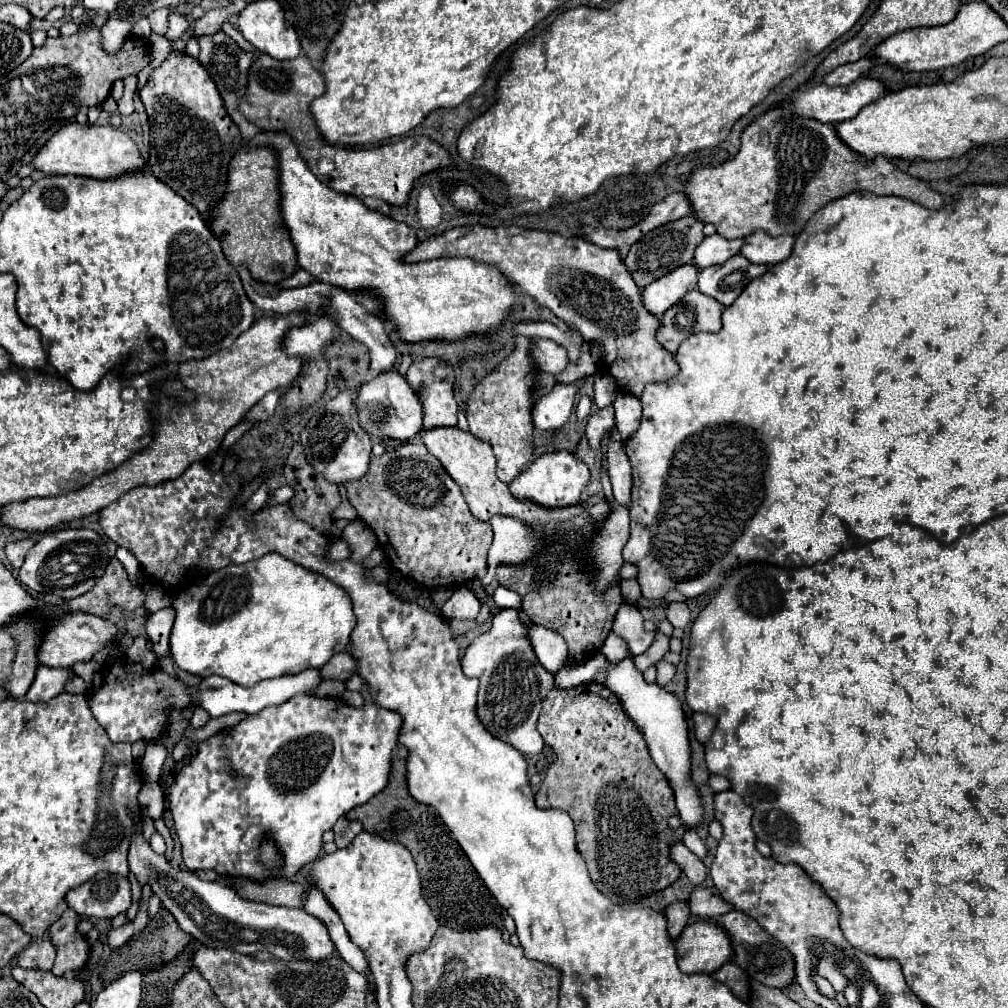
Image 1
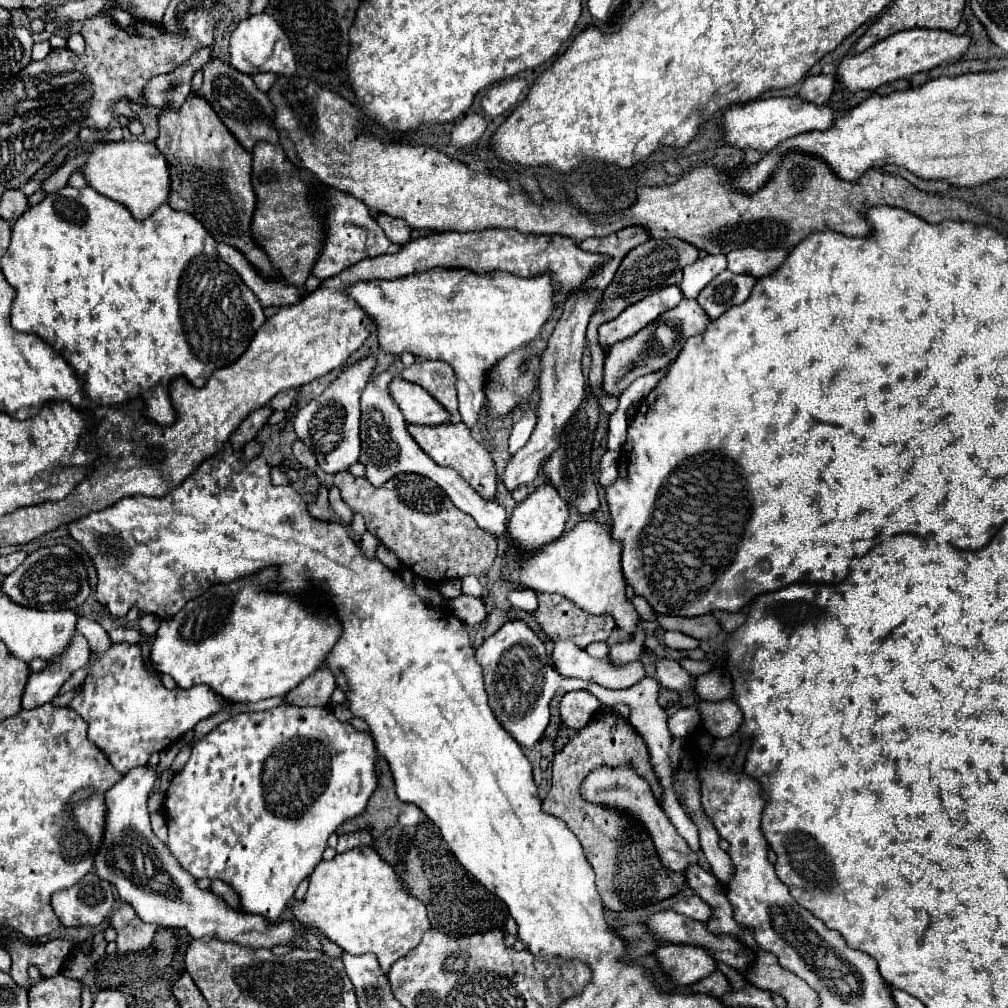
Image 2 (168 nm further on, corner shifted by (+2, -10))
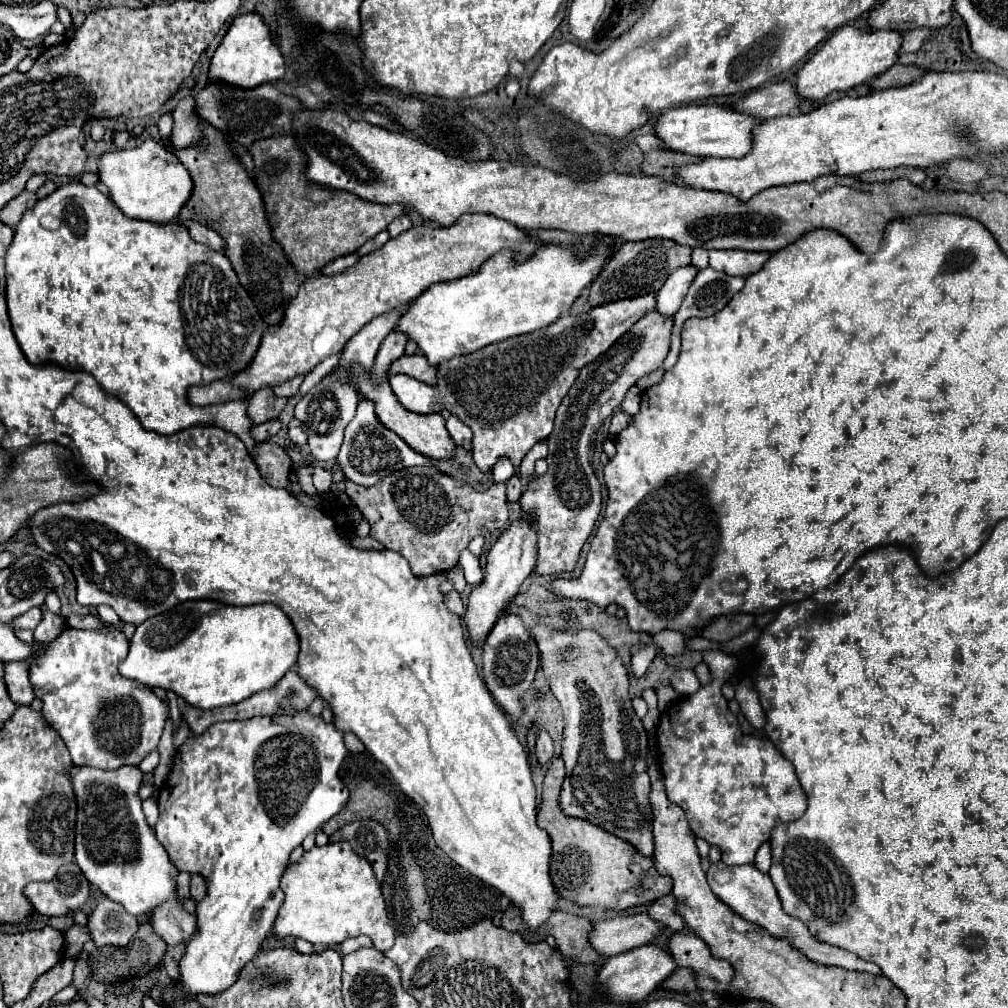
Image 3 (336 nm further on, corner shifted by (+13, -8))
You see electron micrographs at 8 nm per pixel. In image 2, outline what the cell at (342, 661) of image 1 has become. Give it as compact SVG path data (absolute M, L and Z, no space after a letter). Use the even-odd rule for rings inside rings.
M327 667L317 669L313 675L305 677L293 691L283 695L285 705L297 705L297 707L307 707L307 705L327 705L331 693L335 691L335 677Z

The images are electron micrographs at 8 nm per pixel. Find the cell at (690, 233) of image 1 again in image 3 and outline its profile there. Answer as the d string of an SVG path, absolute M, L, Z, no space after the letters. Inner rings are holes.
M648 239L648 241L636 241L636 243L622 243L622 247L610 257L606 267L602 269L600 277L590 285L590 291L588 291L590 307L606 305L618 299L626 299L626 297L658 293L674 269L690 263L690 253L692 253L690 247L678 245L670 239Z

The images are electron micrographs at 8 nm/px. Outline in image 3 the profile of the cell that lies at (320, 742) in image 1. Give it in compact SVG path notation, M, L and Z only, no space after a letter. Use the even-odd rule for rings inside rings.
M308 711L222 721L202 735L188 737L184 745L178 747L172 773L156 799L160 819L154 831L178 871L206 877L208 893L196 909L198 933L186 945L186 953L180 961L182 989L180 993L166 993L166 1001L180 1003L184 995L228 989L236 981L242 965L258 953L284 901L280 879L290 865L290 853L300 847L310 833L316 833L322 823L338 815L348 801L348 787L338 775L346 755L348 749L342 731L336 729L334 723L326 723L320 715Z

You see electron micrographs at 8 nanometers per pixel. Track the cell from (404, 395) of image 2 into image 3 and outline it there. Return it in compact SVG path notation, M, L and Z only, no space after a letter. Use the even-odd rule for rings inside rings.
M648 293L594 307L578 317L566 315L534 333L488 345L486 349L478 349L478 353L470 353L470 357L444 361L438 367L436 387L426 387L426 383L408 375L390 375L390 387L400 405L412 413L428 415L440 413L442 409L458 409L462 421L472 423L470 413L474 409L472 457L484 473L502 455L514 465L520 465L526 451L550 435L554 413L580 369L616 343L616 339L654 307L656 293Z

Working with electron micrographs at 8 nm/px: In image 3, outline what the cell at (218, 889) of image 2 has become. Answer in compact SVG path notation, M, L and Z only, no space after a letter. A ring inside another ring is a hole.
M192 875L190 895L192 895L194 901L202 901L206 897L206 881L204 881L202 875Z

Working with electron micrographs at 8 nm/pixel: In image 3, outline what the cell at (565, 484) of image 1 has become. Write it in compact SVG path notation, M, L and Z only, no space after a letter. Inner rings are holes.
M528 513L522 515L520 519L514 519L510 527L506 527L498 537L498 541L490 547L486 557L488 563L484 581L472 591L466 609L466 625L474 643L476 641L482 643L486 639L486 635L490 633L490 629L498 619L498 613L504 609L504 603L518 593L522 581L532 573L536 563L536 553L538 553L538 523L534 523L534 519Z

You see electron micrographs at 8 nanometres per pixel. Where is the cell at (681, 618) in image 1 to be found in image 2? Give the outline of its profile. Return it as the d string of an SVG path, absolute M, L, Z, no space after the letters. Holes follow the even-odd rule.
M667 631L665 633L665 647L677 649L677 651L681 651L681 649L697 649L699 647L699 641L695 641L693 637L675 633L675 631Z

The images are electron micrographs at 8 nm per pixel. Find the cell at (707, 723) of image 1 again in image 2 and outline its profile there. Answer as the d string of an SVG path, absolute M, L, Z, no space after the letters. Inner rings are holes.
M699 699L696 708L707 719L707 725L715 737L729 737L743 723L743 713L739 705L729 699L719 703L707 703Z

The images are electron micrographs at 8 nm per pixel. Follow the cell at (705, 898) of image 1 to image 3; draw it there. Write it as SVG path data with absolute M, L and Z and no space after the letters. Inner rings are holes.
M670 893L670 895L664 895L662 899L654 901L654 905L648 907L648 913L650 913L650 917L664 923L672 931L682 931L684 929L684 919L682 919L682 915L678 917L674 907L676 907L676 901L674 901L674 895Z

